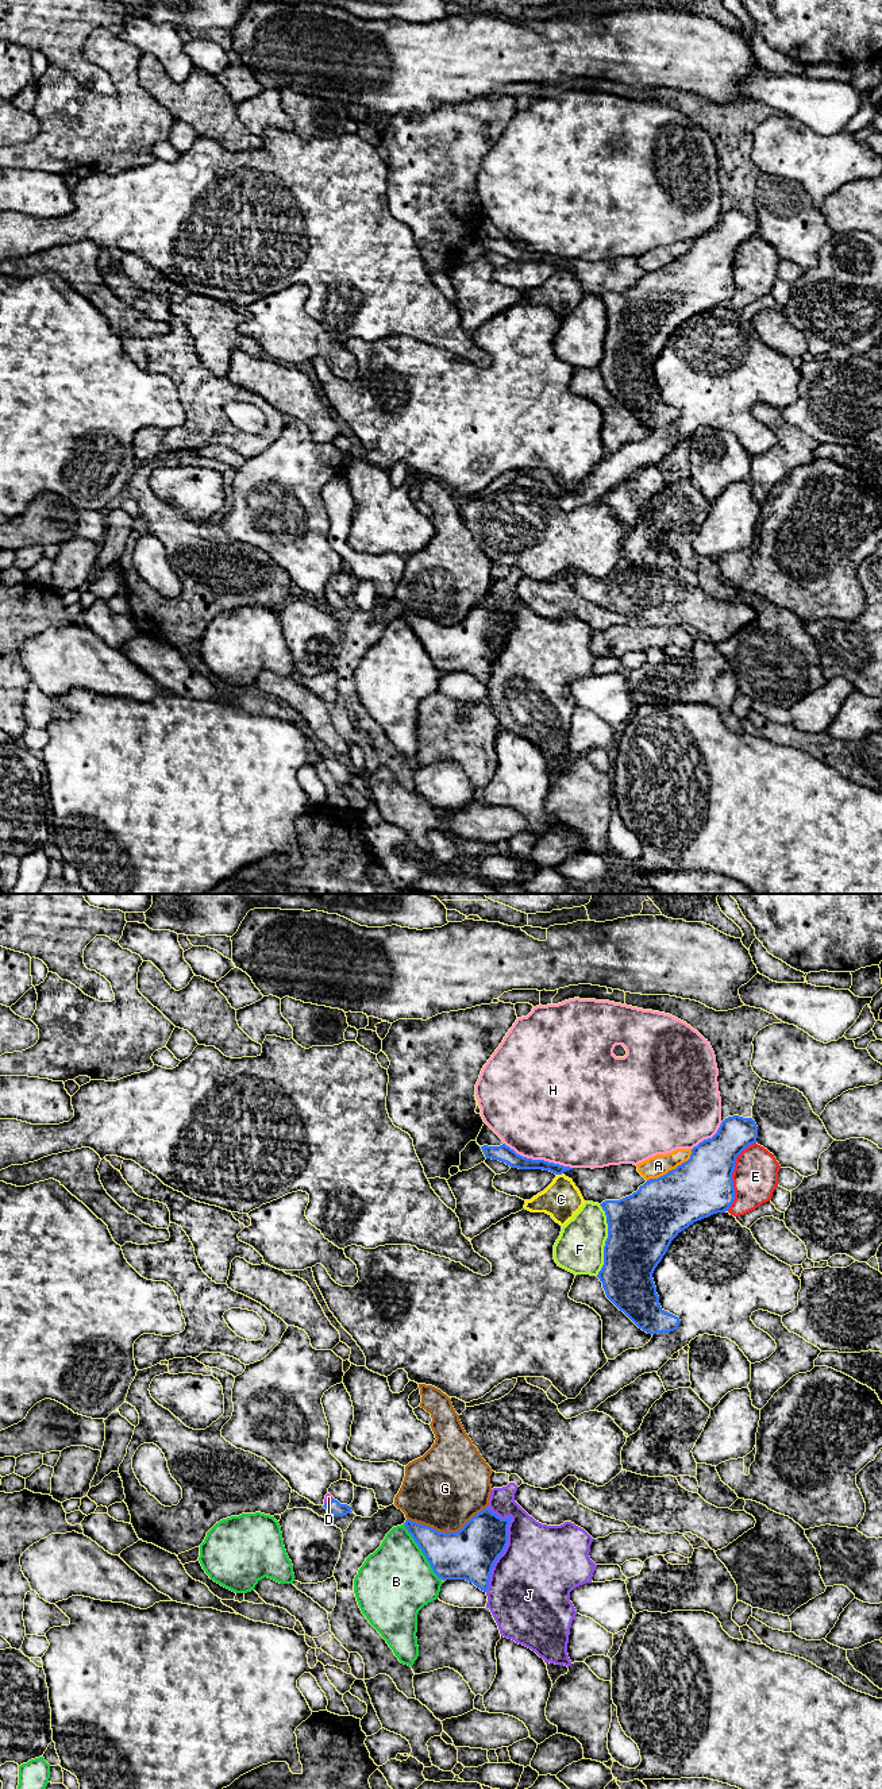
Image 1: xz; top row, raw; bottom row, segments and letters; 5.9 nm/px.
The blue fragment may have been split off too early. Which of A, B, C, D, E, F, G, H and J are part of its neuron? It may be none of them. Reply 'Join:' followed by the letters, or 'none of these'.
Join: D

